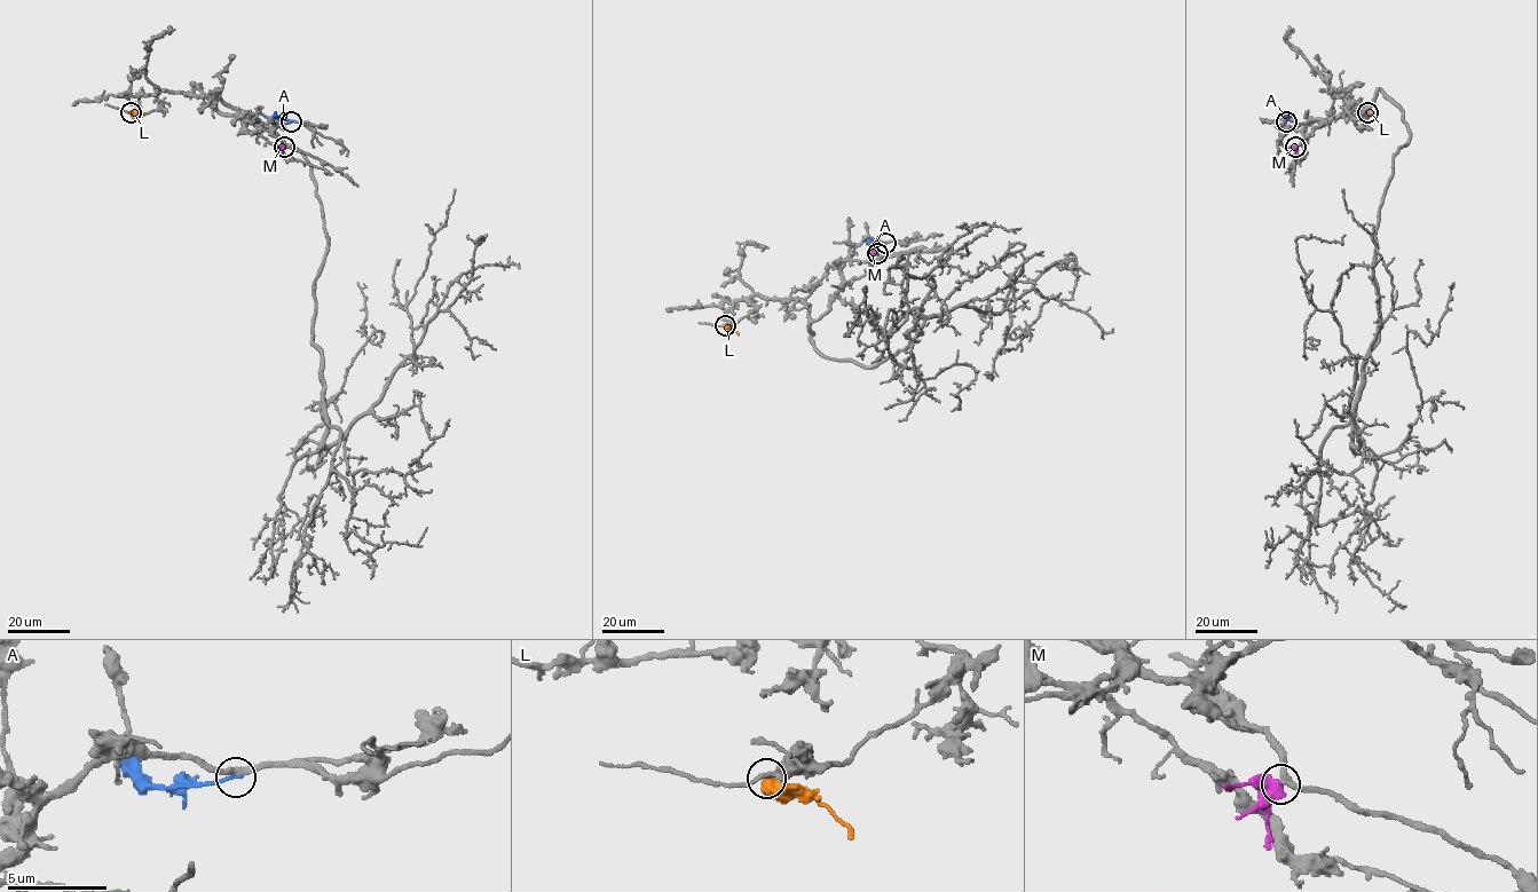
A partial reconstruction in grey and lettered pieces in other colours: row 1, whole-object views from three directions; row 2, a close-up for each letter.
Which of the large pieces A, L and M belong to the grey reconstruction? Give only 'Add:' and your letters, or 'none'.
Add: M

